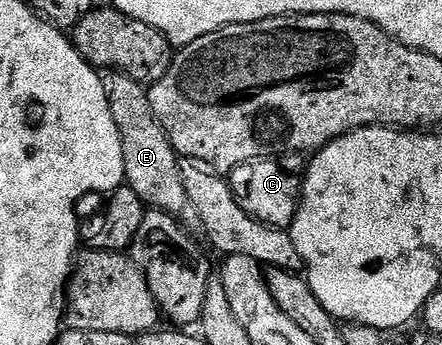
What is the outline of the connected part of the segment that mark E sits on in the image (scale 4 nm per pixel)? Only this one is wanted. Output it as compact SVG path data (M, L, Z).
M103 70L101 76L112 109L112 121L116 121L124 149L125 186L130 187L147 208L168 213L187 232L201 232L202 222L196 217L196 209L192 209L192 201L188 201L188 192L184 189L180 156L152 113L149 90L123 71Z

